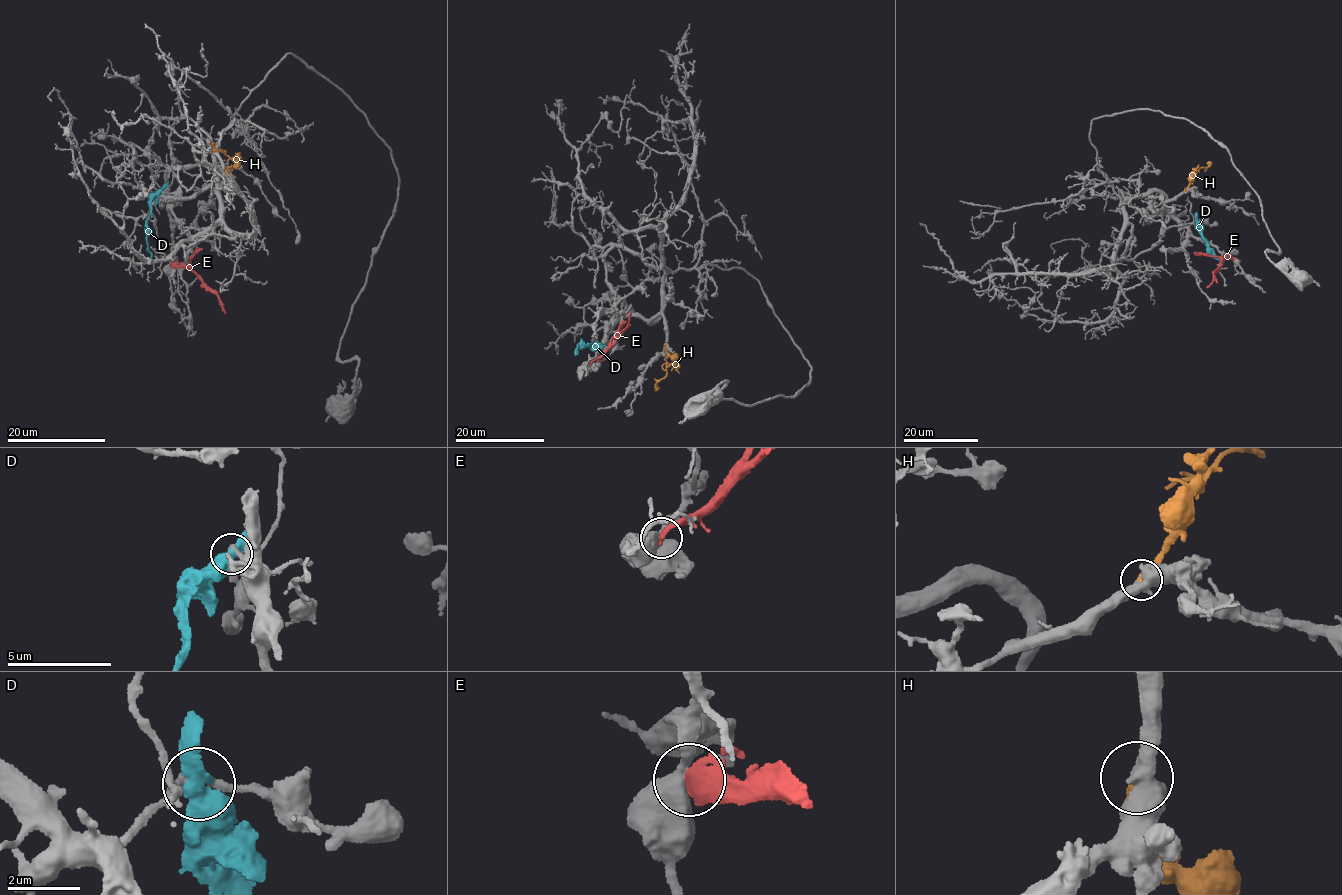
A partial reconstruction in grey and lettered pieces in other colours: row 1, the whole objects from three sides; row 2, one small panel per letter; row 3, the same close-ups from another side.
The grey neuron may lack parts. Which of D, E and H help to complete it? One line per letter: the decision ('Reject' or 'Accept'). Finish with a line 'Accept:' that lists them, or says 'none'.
D: Reject
E: Reject
H: Accept
Accept: H

